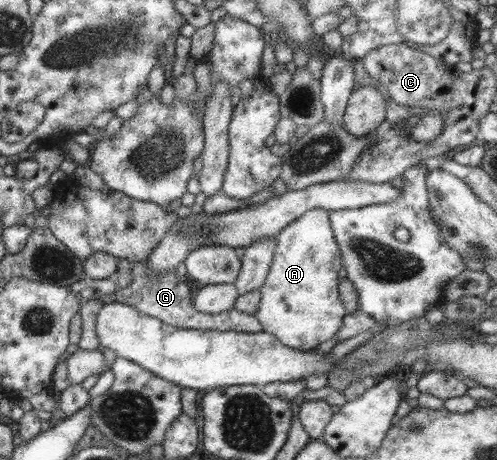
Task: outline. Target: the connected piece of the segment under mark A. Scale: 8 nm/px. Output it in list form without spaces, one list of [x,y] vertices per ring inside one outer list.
[[[309,209],[274,235],[277,242],[272,264],[261,285],[260,303],[254,317],[262,331],[289,349],[312,350],[335,337],[345,315],[338,298],[337,281],[342,259],[332,235],[328,212],[327,209]]]

